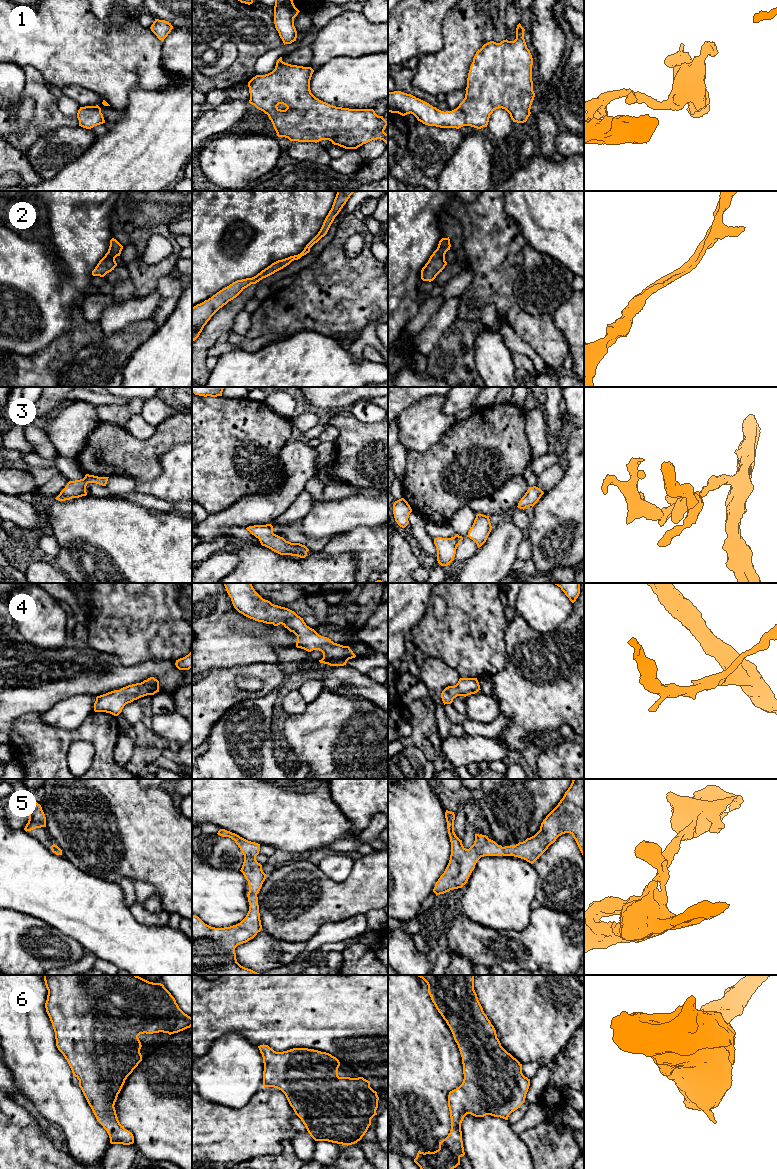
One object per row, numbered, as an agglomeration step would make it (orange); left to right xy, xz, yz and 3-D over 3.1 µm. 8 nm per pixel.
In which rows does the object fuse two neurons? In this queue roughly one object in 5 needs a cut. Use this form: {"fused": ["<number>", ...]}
{"fused": []}

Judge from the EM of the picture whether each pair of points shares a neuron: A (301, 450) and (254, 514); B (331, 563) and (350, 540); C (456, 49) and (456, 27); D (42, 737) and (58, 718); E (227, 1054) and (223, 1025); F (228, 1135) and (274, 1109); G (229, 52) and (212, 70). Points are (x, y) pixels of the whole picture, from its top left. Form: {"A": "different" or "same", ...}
{"A": "same", "B": "different", "C": "same", "D": "different", "E": "different", "F": "same", "G": "same"}

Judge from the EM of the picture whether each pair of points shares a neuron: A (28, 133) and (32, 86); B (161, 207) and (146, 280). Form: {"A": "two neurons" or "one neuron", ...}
{"A": "one neuron", "B": "one neuron"}

